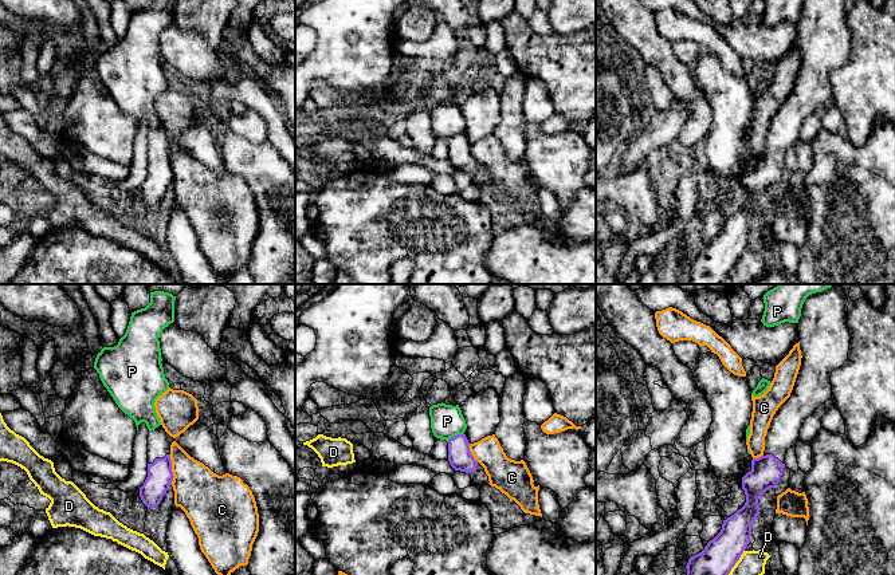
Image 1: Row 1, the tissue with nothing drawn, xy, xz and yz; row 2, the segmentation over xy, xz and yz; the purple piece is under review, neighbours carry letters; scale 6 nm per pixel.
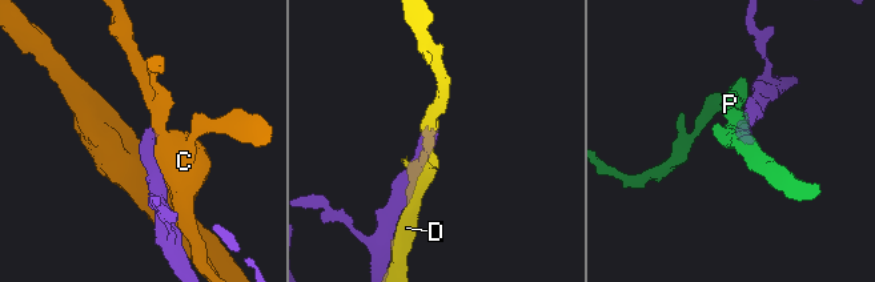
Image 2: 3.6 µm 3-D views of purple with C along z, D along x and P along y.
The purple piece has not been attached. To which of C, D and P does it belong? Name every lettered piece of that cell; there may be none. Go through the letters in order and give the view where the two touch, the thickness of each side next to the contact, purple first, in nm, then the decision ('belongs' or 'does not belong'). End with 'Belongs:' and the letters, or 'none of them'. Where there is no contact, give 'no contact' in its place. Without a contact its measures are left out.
C: contact in xy; calibres 160 and 300 nm; does not belong
D: contact in yz; calibres 240 and 160 nm; does not belong
P: contact in xz; calibres 140 and 200 nm; does not belong
Belongs: none of them

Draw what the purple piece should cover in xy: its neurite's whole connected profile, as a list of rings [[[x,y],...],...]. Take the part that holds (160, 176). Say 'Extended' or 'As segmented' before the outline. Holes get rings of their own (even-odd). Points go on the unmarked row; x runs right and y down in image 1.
Extended. [[[197,119],[178,137],[170,137],[162,125],[149,131],[148,137],[148,177],[140,188],[140,197],[148,206],[157,206],[173,181],[170,145],[176,141],[191,157],[203,162],[213,173],[223,176],[219,138]]]

